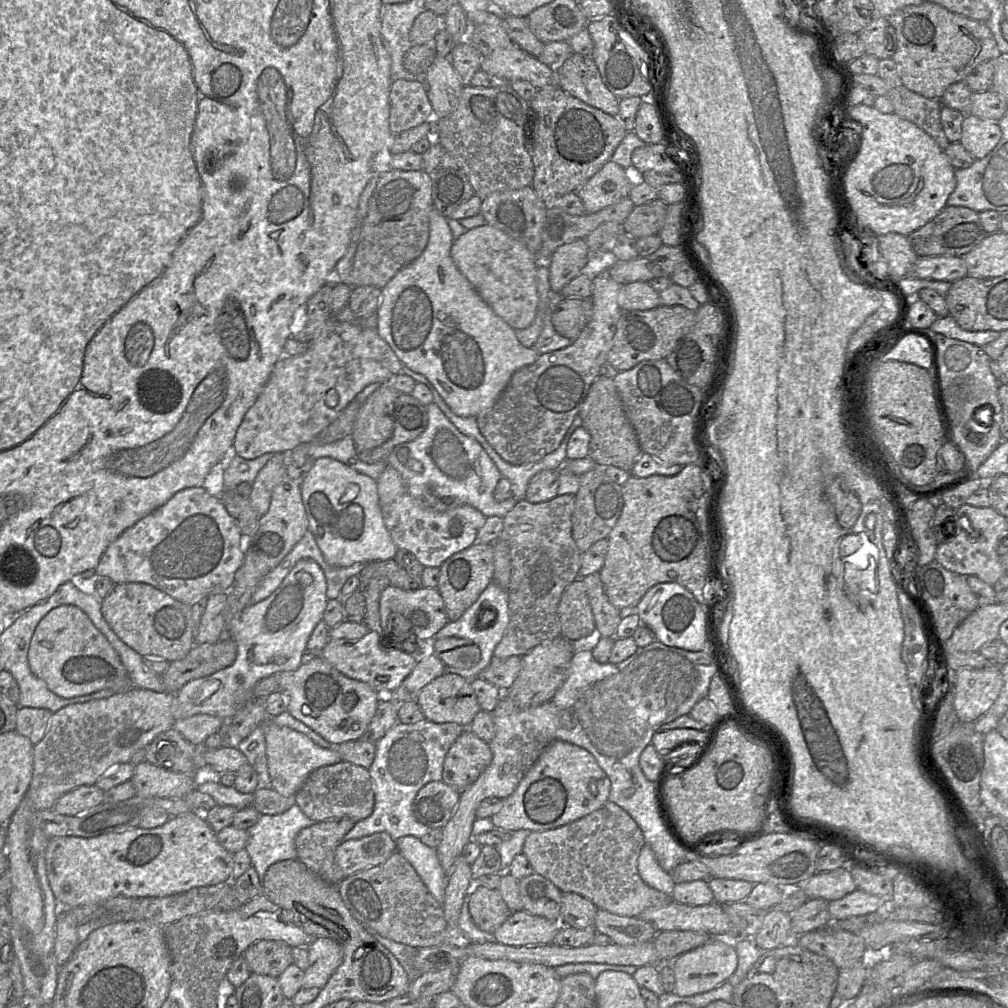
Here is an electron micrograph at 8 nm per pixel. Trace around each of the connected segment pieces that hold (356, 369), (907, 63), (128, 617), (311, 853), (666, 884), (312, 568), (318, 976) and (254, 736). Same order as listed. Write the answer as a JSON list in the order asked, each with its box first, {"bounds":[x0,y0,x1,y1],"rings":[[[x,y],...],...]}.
[{"bounds":[233,318,403,459],"rings":[[[331,318],[309,343],[306,353],[282,356],[275,364],[268,382],[255,404],[247,411],[234,437],[233,447],[243,459],[255,459],[266,453],[292,452],[329,426],[367,385],[390,384],[403,365],[376,329],[363,328]]]},{"bounds":[887,1,1000,100],"rings":[[[923,1],[920,5],[905,6],[887,20],[896,36],[896,50],[892,59],[898,67],[902,85],[928,99],[940,100],[951,84],[963,81],[978,64],[993,60],[1000,54],[986,22],[953,13],[937,3]]]},{"bounds":[101,583,195,663],"rings":[[[120,583],[101,600],[101,613],[114,633],[143,658],[162,658],[171,663],[185,658],[195,645],[191,606],[146,583]]]},{"bounds":[295,760,374,885],"rings":[[[344,760],[322,766],[305,780],[295,795],[295,804],[315,822],[302,829],[295,838],[297,859],[327,883],[338,885],[343,880],[343,873],[335,863],[335,851],[355,823],[367,818],[374,809],[369,770]]]},{"bounds":[637,845,676,895],"rings":[[[649,845],[641,849],[637,865],[640,876],[650,887],[672,895],[676,883],[671,873],[660,866]]]},{"bounds":[171,559,328,720],"rings":[[[302,559],[293,567],[280,586],[266,599],[249,604],[240,616],[230,623],[226,637],[234,640],[237,655],[234,663],[212,675],[187,683],[175,693],[171,712],[174,719],[182,720],[198,714],[209,714],[221,719],[234,716],[254,699],[256,683],[266,677],[296,670],[307,658],[307,642],[316,625],[323,620],[328,602],[327,580],[323,570],[312,559]]]},{"bounds":[302,938,342,989],"rings":[[[312,938],[306,948],[309,966],[304,972],[302,988],[322,989],[342,963],[342,949],[330,938]]]},{"bounds":[235,727,271,787],"rings":[[[257,727],[247,738],[235,743],[235,747],[244,754],[248,763],[257,772],[259,787],[271,787],[267,763],[266,739],[262,727]]]}]

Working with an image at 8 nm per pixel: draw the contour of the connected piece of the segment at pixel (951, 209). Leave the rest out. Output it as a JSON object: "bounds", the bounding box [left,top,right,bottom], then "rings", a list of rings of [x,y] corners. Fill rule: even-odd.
{"bounds":[907,206,986,257],"rings":[[[946,206],[926,225],[907,237],[918,257],[961,257],[972,251],[986,235],[980,222],[978,212],[962,206]]]}

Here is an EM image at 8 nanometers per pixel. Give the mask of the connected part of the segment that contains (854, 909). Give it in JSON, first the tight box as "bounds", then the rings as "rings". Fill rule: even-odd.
{"bounds":[828,889,891,922],"rings":[[[856,889],[841,899],[830,901],[828,910],[831,922],[833,922],[875,912],[887,907],[886,903],[891,902],[886,902],[881,897]]]}

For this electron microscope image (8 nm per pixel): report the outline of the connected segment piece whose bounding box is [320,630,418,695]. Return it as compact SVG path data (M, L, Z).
M368 631L357 641L330 639L320 652L333 668L354 680L368 684L380 695L394 692L418 663L418 658L391 646L392 639L384 638L375 631Z

